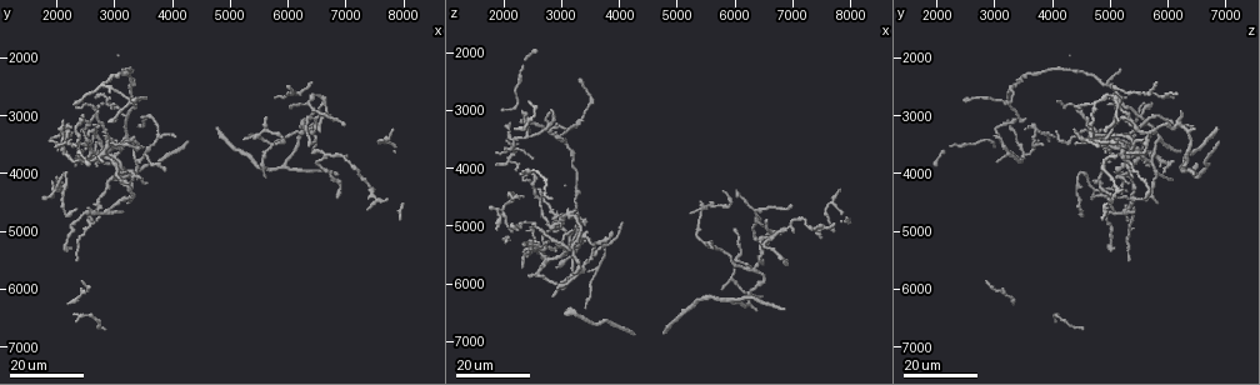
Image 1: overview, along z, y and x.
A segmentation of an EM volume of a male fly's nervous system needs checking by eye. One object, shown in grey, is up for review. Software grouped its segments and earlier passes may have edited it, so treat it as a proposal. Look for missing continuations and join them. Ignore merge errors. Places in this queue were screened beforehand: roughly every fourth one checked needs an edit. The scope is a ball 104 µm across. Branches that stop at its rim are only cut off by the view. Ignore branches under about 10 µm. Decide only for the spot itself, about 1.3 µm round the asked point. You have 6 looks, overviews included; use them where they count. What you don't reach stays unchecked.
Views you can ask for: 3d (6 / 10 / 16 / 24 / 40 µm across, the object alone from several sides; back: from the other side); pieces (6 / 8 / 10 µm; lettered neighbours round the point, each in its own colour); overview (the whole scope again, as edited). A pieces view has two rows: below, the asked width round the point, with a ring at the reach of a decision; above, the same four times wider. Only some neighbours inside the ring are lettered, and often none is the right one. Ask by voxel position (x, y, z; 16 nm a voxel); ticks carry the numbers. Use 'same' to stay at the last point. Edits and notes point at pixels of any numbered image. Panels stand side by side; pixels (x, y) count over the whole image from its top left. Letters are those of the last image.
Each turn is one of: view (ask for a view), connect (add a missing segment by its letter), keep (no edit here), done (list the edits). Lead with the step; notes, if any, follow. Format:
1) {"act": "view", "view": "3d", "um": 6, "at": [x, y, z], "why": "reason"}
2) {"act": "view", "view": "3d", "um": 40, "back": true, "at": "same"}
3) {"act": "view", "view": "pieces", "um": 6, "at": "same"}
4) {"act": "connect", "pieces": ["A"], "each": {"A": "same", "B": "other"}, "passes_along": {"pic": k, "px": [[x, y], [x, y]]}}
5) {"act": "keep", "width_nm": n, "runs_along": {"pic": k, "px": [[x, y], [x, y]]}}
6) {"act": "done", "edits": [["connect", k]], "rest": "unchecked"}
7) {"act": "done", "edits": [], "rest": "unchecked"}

{"act": "view", "view": "3d", "um": 24, "at": [3200, 4500, 5800], "why": "an open end"}

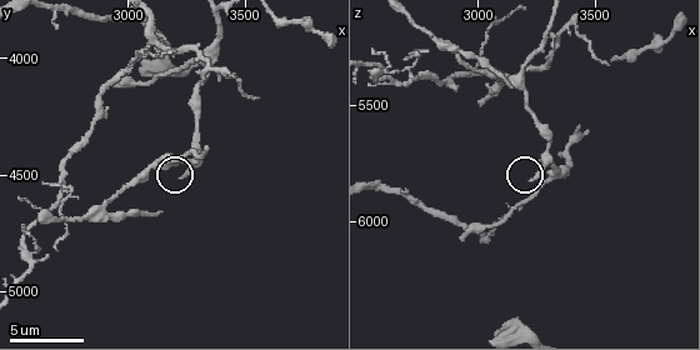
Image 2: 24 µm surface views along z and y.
{"act": "view", "view": "pieces", "um": 8, "at": [3220, 4500, 5820]}

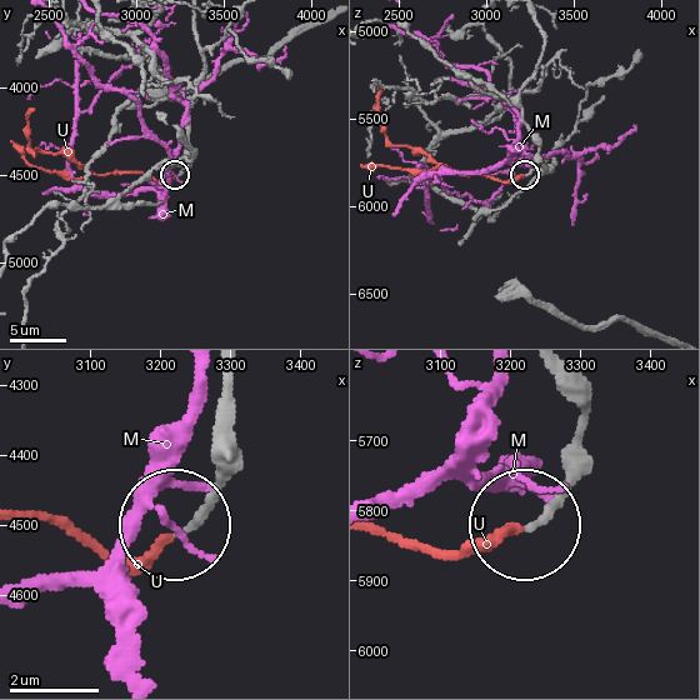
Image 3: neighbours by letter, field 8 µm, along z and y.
{"act": "connect", "pieces": ["U"], "each": {"M": "other", "U": "same"}, "passes_along": {"pic": 3, "px": [[516, 526], [475, 549], [409, 549], [375, 534]]}, "found": "it goes on there"}

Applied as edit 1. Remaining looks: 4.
{"act": "view", "view": "overview", "why": "redraw"}

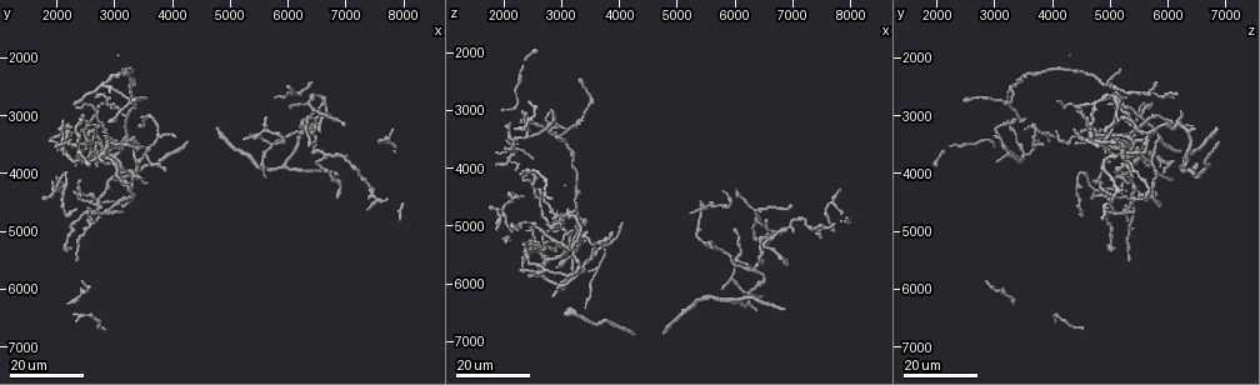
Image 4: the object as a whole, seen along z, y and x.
{"act": "view", "view": "3d", "um": 24, "at": [3300, 2750, 2500], "why": "long arm stops here"}

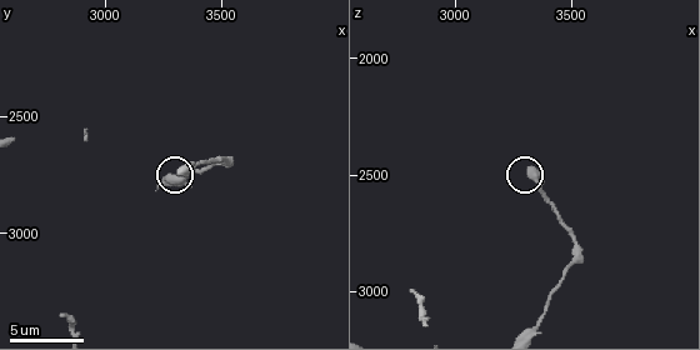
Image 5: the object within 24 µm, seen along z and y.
{"act": "view", "view": "pieces", "um": 6, "at": [3320, 2740, 2470]}

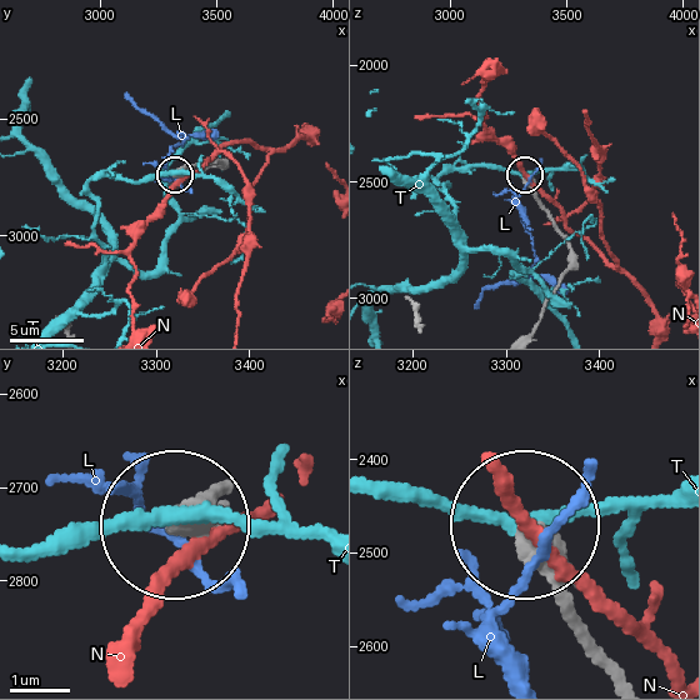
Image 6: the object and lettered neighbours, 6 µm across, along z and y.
{"act": "keep", "each": {"L": "other", "N": "other", "T": "other"}, "found": "none of them fits"}

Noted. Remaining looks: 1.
{"act": "done", "edits": [["connect", 3]], "rest": "unchecked"}

